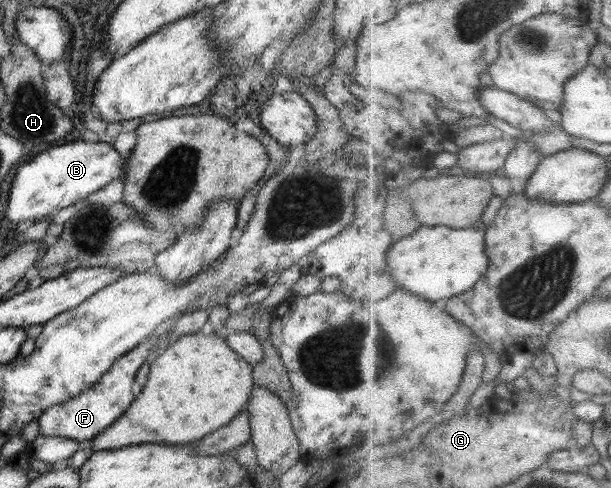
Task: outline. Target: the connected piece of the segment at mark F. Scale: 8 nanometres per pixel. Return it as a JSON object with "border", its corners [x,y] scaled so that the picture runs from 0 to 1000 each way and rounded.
{"border":[[[324,633],[303,641],[288,656],[275,660],[262,682],[249,689],[244,701],[227,705],[224,711],[195,734],[182,756],[152,791],[139,797],[129,811],[116,816],[97,830],[87,830],[74,838],[64,857],[65,883],[70,893],[90,893],[123,902],[133,912],[141,912],[155,900],[175,875],[182,873],[221,820],[223,807],[216,799],[224,762],[231,750],[247,744],[250,725],[257,717],[267,717],[264,709],[277,705],[280,697],[301,686],[327,682],[340,658],[340,635]]]}

